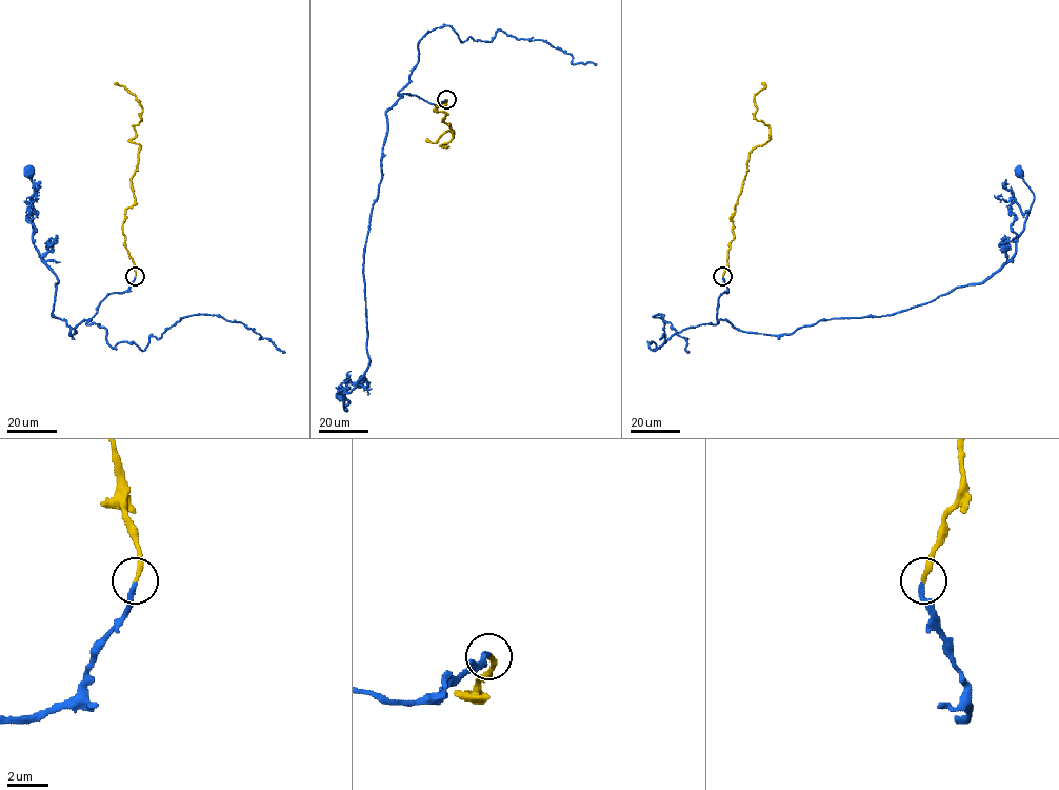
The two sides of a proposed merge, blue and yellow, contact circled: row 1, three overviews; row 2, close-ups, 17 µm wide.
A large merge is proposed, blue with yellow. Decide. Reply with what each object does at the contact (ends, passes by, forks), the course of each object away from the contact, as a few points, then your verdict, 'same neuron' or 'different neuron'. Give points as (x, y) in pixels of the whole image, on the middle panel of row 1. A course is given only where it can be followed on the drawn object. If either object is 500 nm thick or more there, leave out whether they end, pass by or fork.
blue ends there; yellow ends there; blue runs (446, 100), (431, 104), (403, 94), (386, 112), (363, 256), (368, 368), (343, 394), (346, 411), (340, 396); yellow runs (446, 100), (434, 109), (446, 114), (452, 132), (441, 146), (453, 138), (447, 131), (435, 143), (426, 139); same neuron

